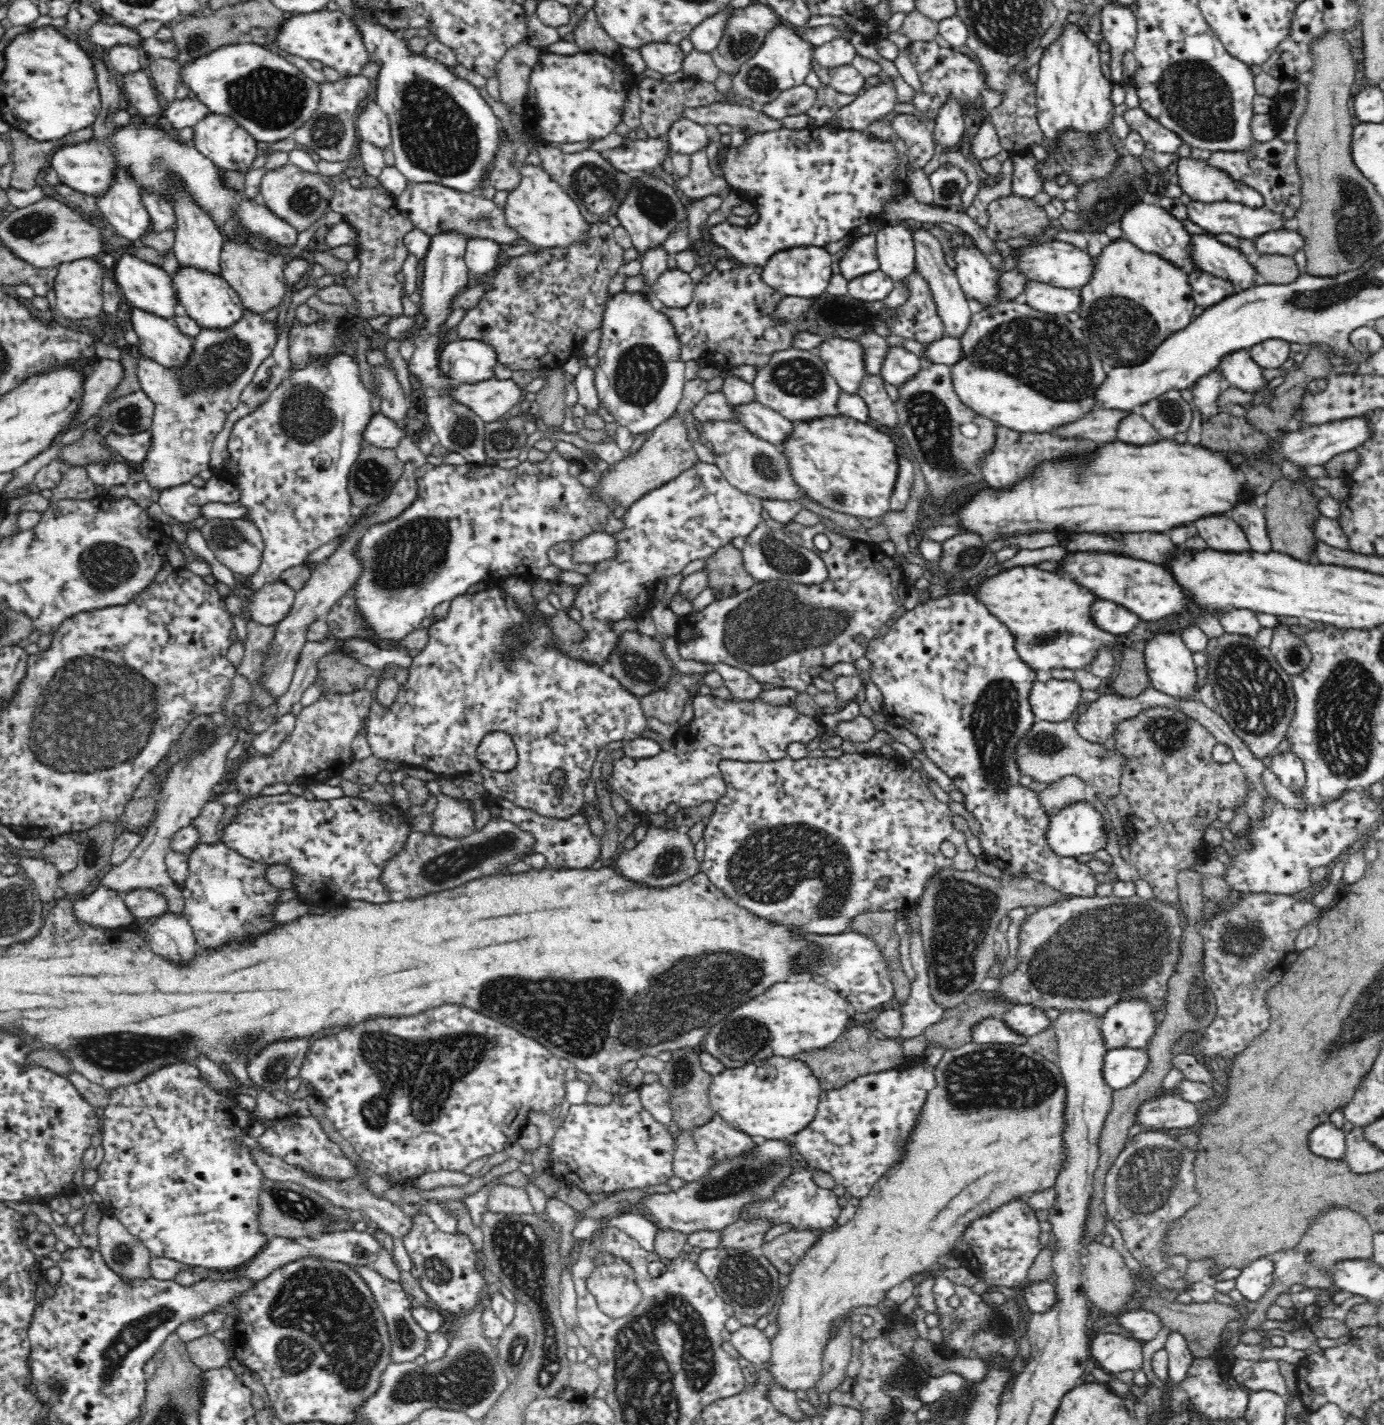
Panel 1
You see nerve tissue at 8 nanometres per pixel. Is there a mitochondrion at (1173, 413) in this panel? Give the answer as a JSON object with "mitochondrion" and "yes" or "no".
{"mitochondrion":"yes"}

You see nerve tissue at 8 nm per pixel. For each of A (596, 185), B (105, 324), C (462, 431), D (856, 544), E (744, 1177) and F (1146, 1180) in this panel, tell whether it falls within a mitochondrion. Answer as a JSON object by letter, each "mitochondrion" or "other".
{"A":"mitochondrion","B":"other","C":"mitochondrion","D":"other","E":"mitochondrion","F":"mitochondrion"}

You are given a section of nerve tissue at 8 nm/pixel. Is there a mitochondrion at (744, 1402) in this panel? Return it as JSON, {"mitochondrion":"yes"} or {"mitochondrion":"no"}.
{"mitochondrion":"no"}

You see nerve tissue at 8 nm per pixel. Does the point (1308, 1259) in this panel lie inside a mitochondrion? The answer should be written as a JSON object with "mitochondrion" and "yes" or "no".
{"mitochondrion":"yes"}

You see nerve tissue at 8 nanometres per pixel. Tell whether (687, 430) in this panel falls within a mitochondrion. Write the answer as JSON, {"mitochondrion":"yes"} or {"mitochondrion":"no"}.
{"mitochondrion":"no"}

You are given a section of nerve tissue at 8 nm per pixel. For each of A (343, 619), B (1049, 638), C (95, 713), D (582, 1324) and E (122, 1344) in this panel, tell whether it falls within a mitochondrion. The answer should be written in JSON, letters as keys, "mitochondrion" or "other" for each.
{"A":"other","B":"mitochondrion","C":"mitochondrion","D":"other","E":"mitochondrion"}

